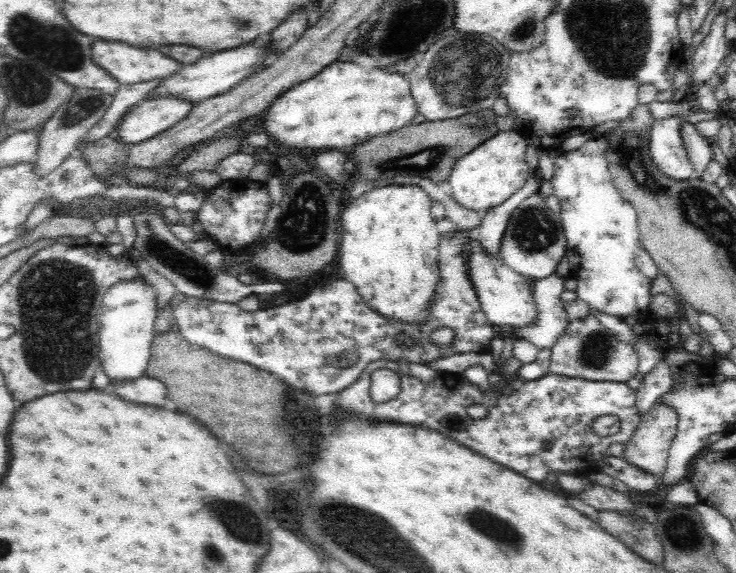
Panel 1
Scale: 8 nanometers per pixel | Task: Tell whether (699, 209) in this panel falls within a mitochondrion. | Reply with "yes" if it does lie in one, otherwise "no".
yes

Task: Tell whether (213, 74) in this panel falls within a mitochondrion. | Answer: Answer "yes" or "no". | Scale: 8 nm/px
no

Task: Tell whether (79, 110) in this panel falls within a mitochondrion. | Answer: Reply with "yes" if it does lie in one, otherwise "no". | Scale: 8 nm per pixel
yes

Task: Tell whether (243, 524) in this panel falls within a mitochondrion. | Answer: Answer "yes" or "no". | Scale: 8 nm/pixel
yes

